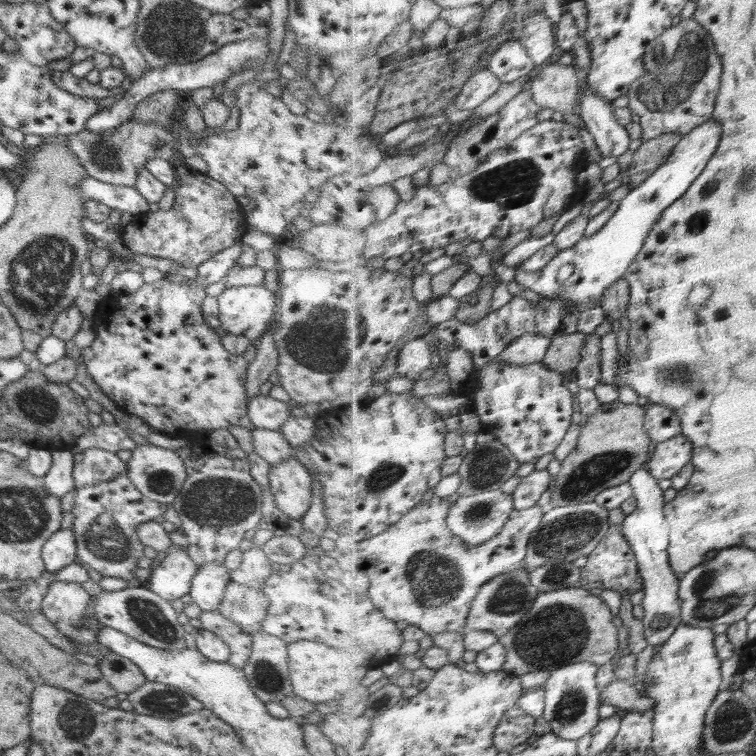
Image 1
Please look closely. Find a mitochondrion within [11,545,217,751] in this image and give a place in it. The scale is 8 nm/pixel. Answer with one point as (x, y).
(75, 720)

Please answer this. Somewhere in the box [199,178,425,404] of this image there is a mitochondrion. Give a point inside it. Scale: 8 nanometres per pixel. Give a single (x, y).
(318, 341)

